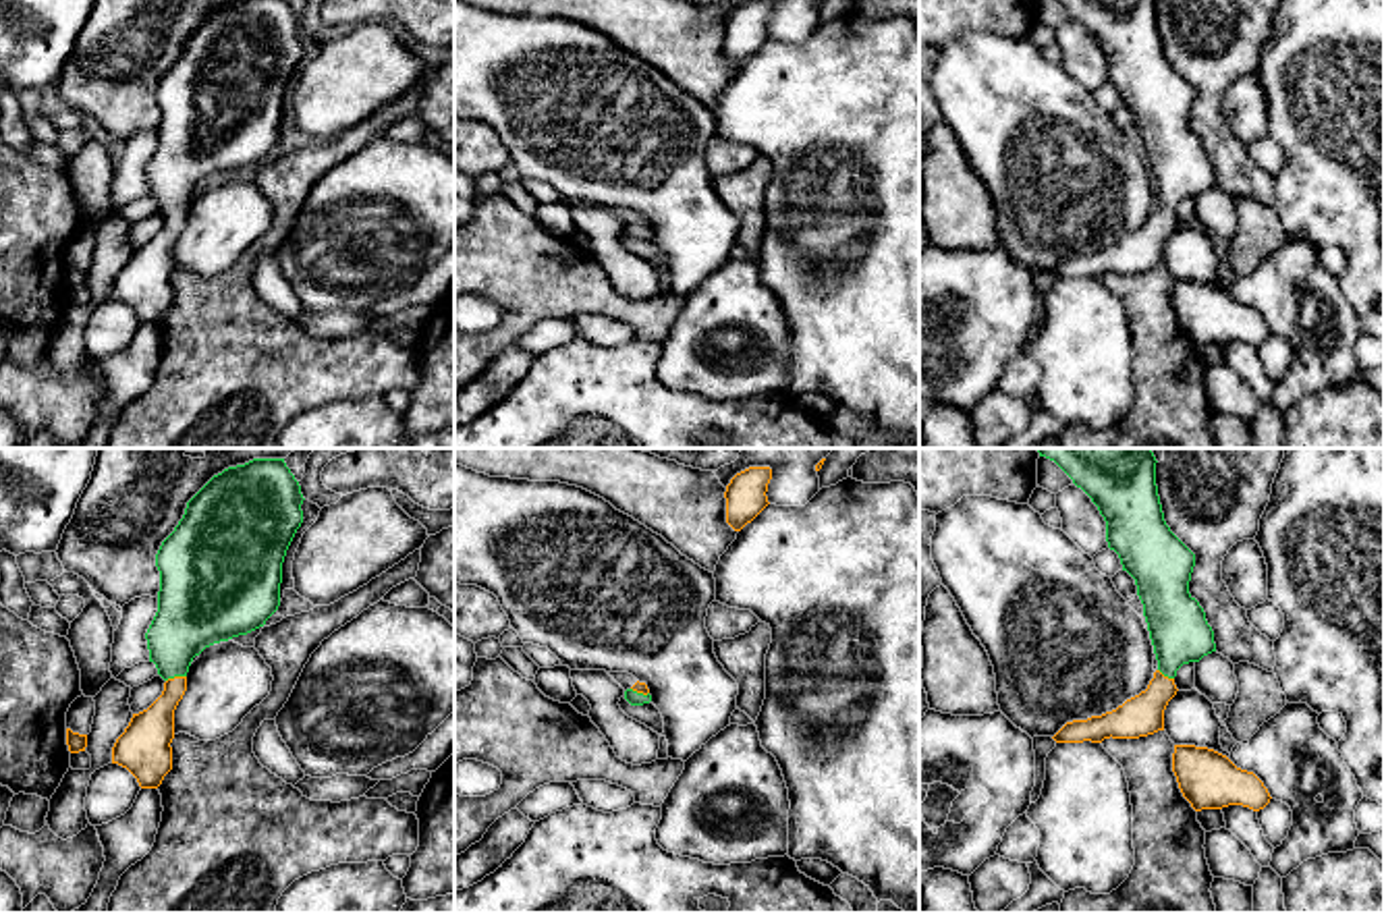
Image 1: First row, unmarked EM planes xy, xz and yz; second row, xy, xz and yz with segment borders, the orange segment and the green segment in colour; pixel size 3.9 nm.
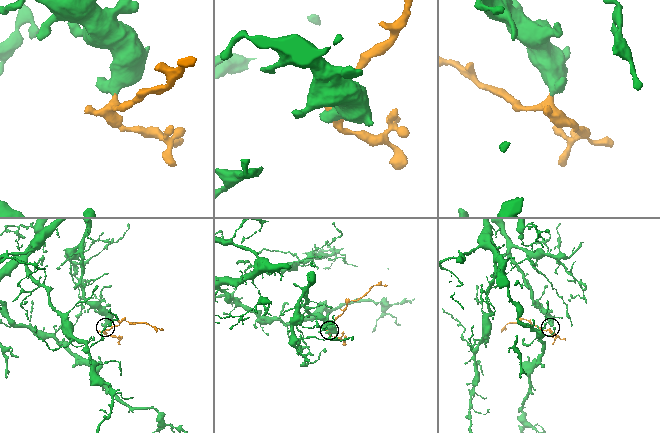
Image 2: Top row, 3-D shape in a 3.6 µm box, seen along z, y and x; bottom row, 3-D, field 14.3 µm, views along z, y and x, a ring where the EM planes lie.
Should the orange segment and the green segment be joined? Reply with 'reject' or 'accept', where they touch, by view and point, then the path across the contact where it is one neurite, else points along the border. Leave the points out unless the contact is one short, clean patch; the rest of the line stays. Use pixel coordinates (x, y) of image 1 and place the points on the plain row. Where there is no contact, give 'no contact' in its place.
accept; meets orange in xy at (175, 212); runs through xy (150, 268), (173, 229), (175, 212), (175, 171), (191, 150)

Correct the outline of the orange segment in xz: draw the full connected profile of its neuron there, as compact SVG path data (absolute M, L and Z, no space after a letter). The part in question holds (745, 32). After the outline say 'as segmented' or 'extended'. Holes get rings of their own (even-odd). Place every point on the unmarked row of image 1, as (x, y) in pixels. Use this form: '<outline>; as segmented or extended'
M749 2L730 15L724 33L726 58L735 66L741 66L770 39L766 31L770 15L770 2Z; as segmented

